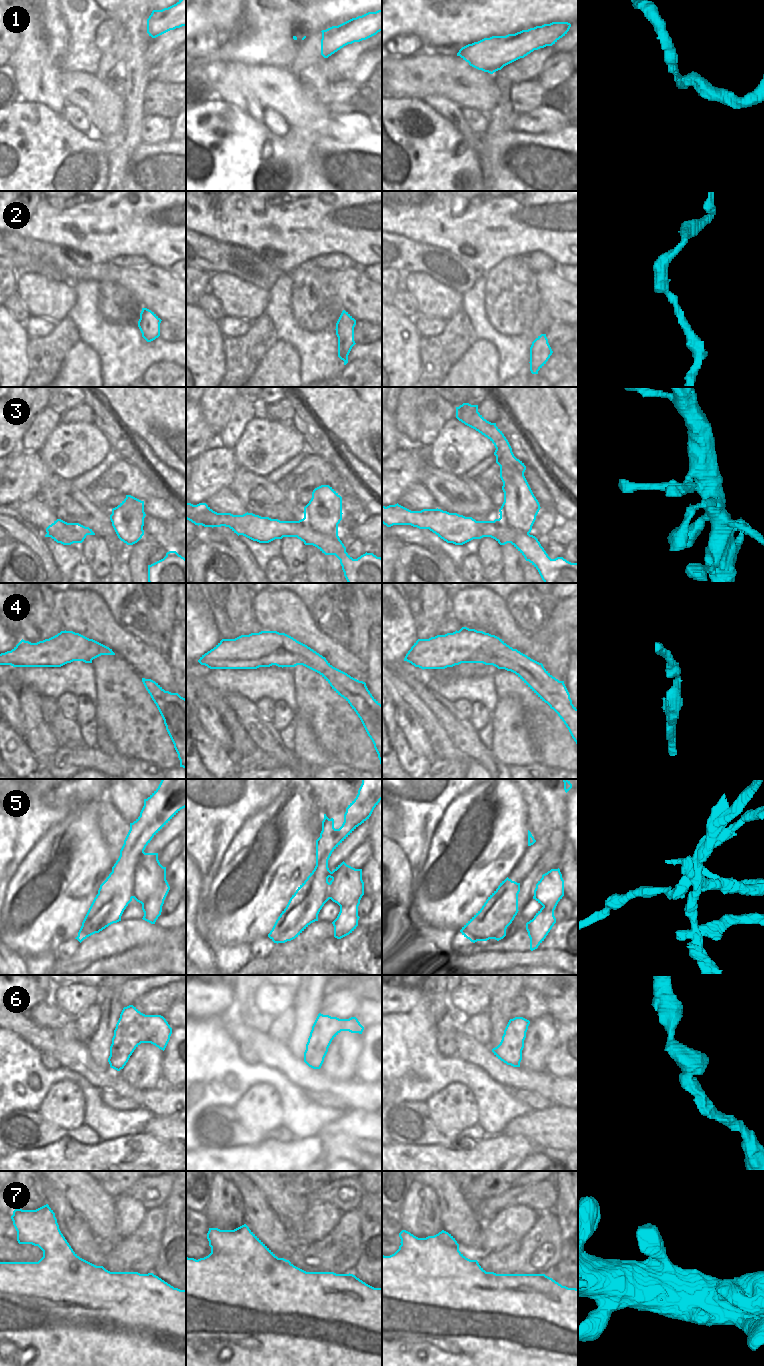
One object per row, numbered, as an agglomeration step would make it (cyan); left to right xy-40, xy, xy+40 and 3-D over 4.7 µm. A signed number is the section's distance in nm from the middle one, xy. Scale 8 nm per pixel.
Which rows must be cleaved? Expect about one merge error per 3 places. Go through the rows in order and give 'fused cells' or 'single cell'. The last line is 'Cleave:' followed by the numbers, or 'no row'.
1: single cell
2: single cell
3: single cell
4: single cell
5: fused cells
6: single cell
7: single cell
Cleave: 5

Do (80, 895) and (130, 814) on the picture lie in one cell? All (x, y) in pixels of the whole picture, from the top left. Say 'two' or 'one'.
two

